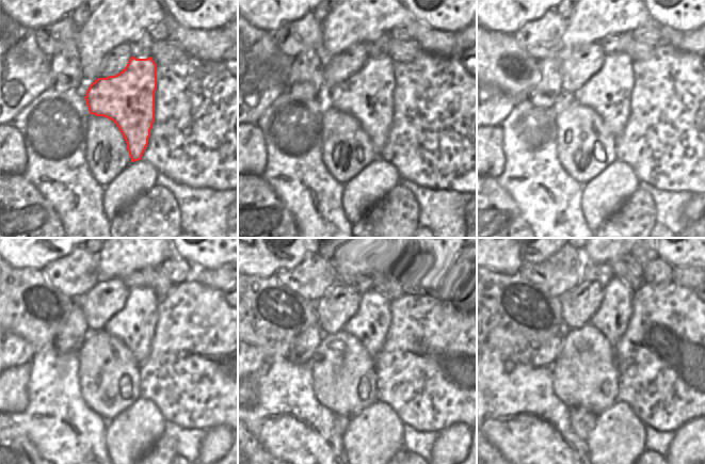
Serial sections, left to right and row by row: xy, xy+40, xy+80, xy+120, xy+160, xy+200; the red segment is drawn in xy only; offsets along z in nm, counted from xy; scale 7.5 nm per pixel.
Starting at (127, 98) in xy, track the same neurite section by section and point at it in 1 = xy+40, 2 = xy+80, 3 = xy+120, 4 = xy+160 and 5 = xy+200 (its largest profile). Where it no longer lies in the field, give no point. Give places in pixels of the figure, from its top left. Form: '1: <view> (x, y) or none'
1: xy+40 (368, 95)
2: xy+80 (608, 92)
3: xy+120 (134, 323)
4: xy+160 (370, 323)
5: xy+200 (612, 317)

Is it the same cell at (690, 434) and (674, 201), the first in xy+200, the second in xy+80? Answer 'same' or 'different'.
different

